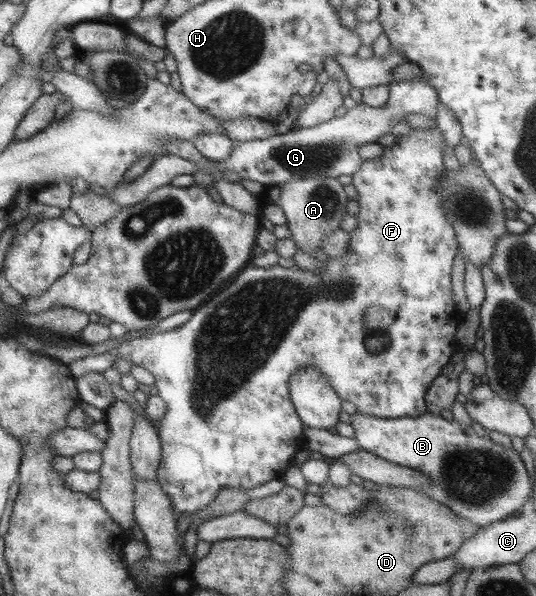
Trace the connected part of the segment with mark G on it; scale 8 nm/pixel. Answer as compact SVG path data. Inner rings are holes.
M425 75L407 81L393 82L389 85L389 100L383 107L368 107L361 103L347 111L343 117L334 117L331 121L315 127L298 127L267 139L233 140L232 154L223 161L216 161L215 167L223 173L233 171L241 179L257 181L267 188L281 187L293 180L312 176L353 177L364 162L360 147L366 143L377 142L378 137L389 133L391 127L405 120L409 114L427 116L427 113L437 108L439 104L437 93Z

